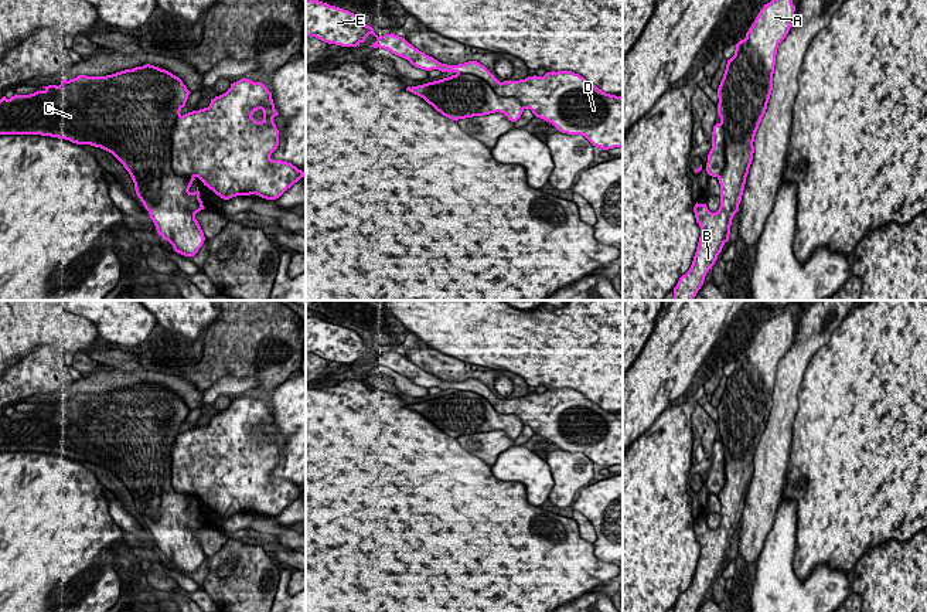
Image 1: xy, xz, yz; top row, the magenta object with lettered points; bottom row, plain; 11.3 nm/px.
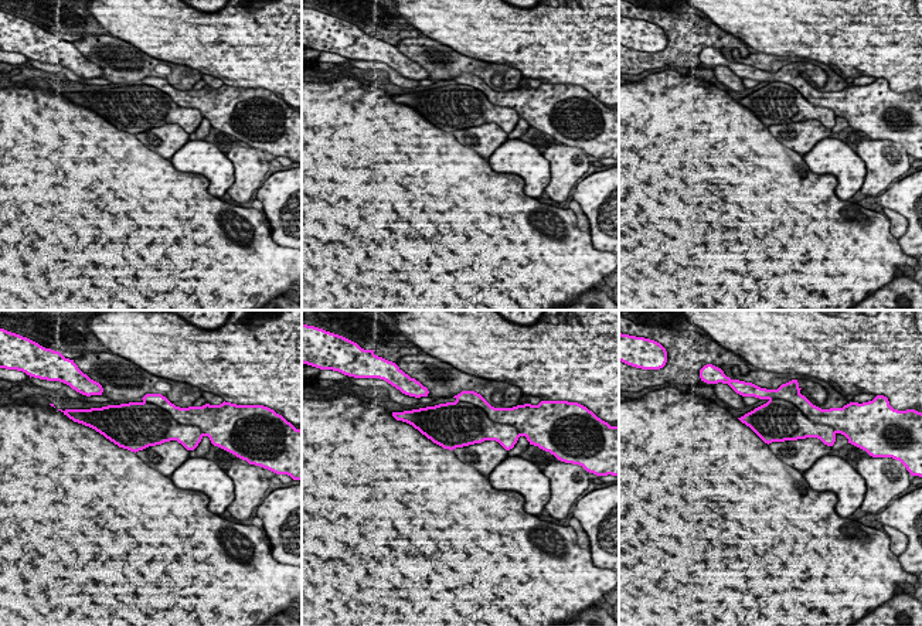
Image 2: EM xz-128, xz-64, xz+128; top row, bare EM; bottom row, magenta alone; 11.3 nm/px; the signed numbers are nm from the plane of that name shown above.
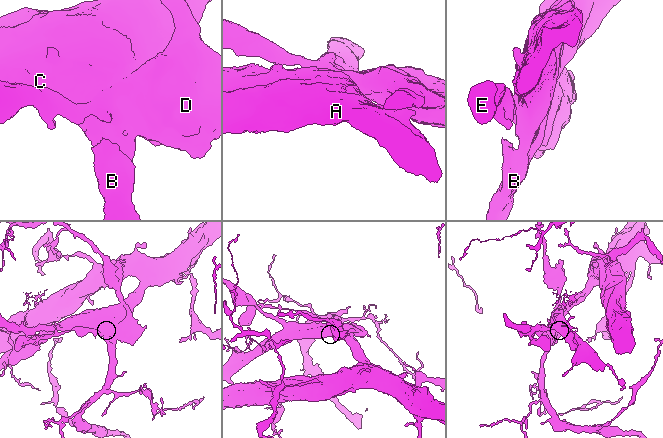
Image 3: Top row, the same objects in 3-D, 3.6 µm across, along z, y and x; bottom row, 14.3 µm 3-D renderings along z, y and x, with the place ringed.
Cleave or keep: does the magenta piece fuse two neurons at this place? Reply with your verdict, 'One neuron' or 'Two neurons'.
Two neurons

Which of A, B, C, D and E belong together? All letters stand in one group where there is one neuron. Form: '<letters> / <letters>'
A B C / D E

